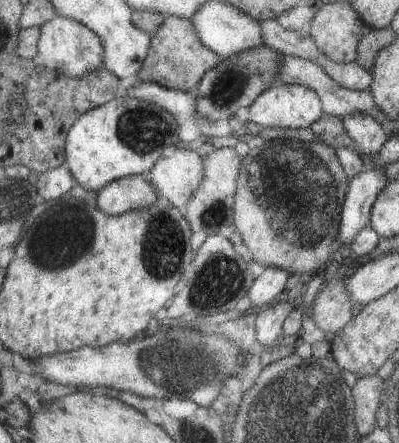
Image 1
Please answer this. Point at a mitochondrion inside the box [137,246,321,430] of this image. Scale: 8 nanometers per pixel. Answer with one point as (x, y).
(221, 277)

